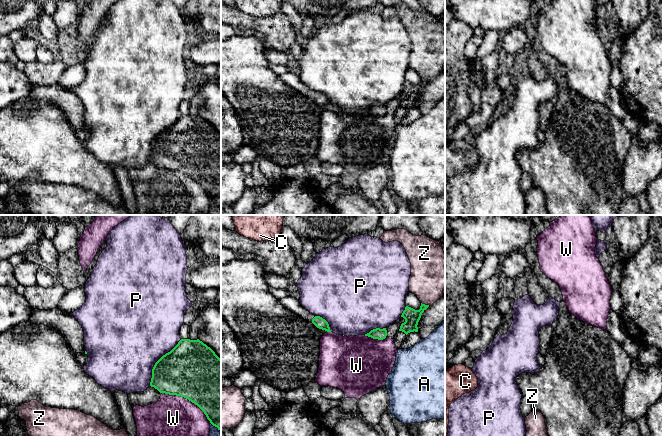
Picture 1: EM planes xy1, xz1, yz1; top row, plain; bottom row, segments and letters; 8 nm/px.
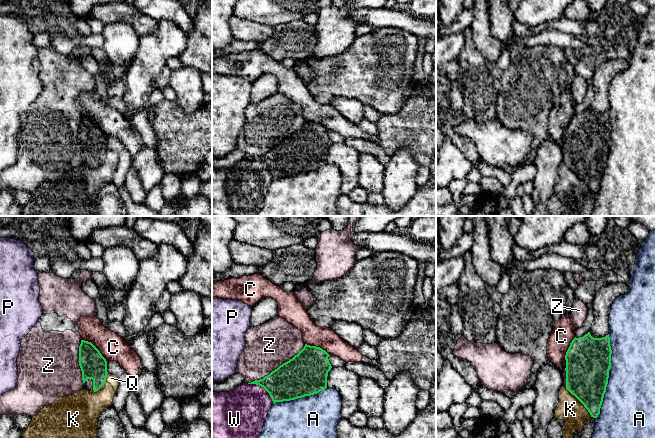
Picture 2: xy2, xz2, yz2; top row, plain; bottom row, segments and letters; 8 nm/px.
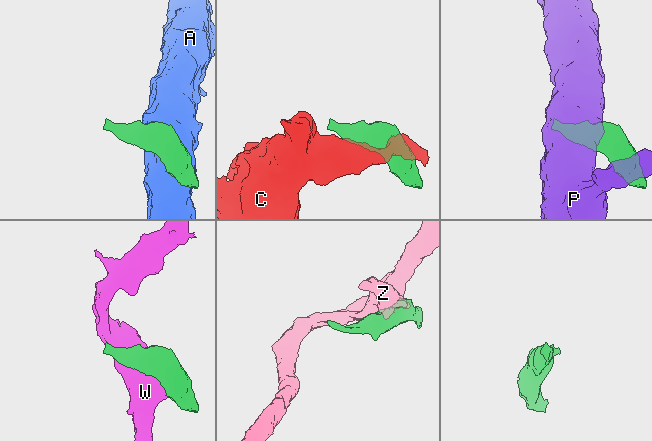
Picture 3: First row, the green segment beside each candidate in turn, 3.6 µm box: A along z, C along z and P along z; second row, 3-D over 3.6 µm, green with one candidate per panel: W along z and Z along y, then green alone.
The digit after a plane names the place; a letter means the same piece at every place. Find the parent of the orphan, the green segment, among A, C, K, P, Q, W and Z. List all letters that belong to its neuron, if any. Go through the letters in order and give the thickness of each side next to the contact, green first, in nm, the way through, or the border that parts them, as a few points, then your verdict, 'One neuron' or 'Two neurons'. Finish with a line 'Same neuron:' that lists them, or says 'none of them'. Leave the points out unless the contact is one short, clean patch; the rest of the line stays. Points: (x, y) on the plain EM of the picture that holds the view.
A: Thickness 360 nm (green) against 400 nm. Two neurons
C: Thickness 220 nm (green) against 220 nm. Boundary: xy2 (81, 115), (89, 117), (107, 137). Two neurons
K: Thickness 360 nm (green) against 200 nm. Two neurons
P: Thickness 420 nm (green) against 500 nm. Two neurons
Q: Thickness 220 nm (green) against 80 nm. Boundary: xy2 (108, 149), (105, 156). Two neurons
W: Thickness 460 nm (green) against 420 nm. Two neurons
Z: Thickness 340 nm (green) against 360 nm. Two neurons
Same neuron: none of them

